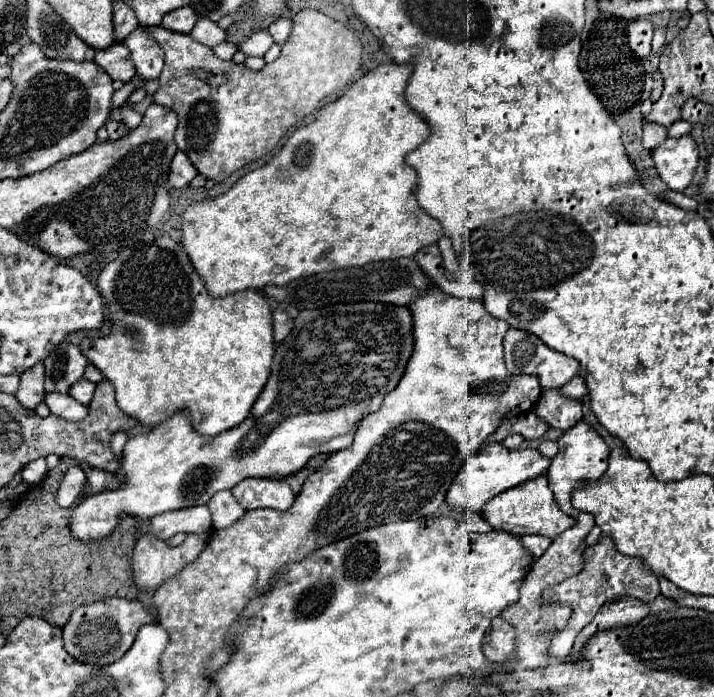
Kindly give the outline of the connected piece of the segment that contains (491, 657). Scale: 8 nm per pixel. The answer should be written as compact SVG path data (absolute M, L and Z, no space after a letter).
M496 617L490 623L490 639L482 647L488 661L502 663L506 657L514 657L514 627L508 627L508 623L502 617Z

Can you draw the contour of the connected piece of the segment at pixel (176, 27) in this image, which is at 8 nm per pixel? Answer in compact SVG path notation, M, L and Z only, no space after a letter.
M180 7L176 11L170 11L170 15L164 17L162 27L178 33L190 33L198 21L198 15L192 7Z

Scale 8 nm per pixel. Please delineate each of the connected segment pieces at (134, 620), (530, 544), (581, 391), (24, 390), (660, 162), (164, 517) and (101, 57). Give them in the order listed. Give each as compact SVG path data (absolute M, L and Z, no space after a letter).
M114 597L106 599L104 603L96 601L90 605L82 605L74 609L70 621L62 629L64 647L78 661L84 661L88 665L108 665L120 659L132 647L138 629L146 623L154 623L154 617L142 607L140 601L126 601Z
M526 535L526 537L522 537L522 543L534 555L534 559L538 559L546 551L546 547L550 547L552 539L540 535Z
M576 375L574 379L570 379L562 389L560 389L562 395L570 397L570 399L580 399L586 395L586 385L584 385L584 379L580 375Z
M38 363L34 371L26 371L20 377L20 387L16 391L16 399L26 409L36 409L44 399L44 367Z
M690 135L680 139L666 139L652 151L654 165L660 179L674 191L684 191L692 185L698 167L698 145Z
M206 505L190 507L186 511L170 511L150 519L148 533L156 539L170 539L176 533L206 533L212 529L212 515Z
M116 43L104 51L98 51L94 61L102 65L112 79L120 79L126 83L136 75L136 67L130 61L130 51L124 43Z

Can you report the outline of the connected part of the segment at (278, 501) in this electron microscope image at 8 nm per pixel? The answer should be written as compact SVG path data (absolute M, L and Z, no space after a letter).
M246 479L240 481L232 495L244 509L276 509L286 511L294 503L294 493L286 481L276 479Z

